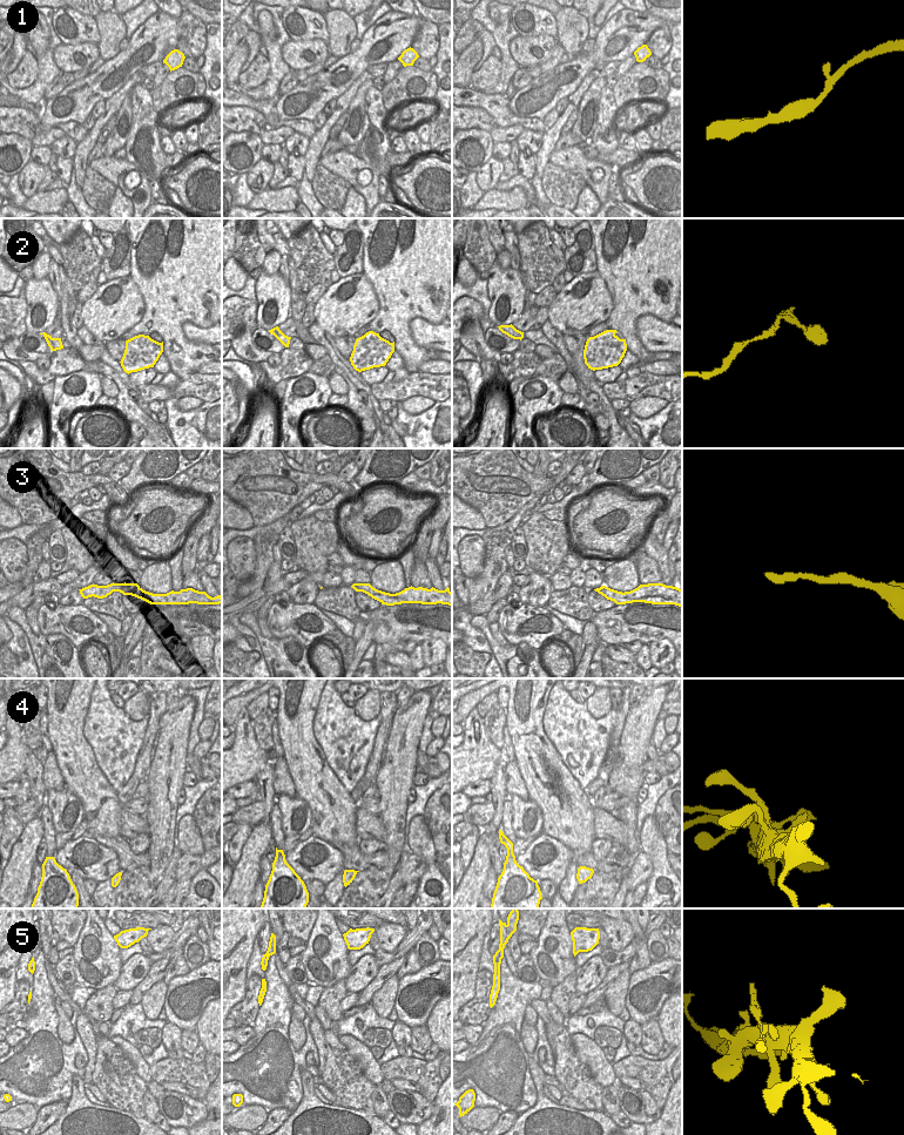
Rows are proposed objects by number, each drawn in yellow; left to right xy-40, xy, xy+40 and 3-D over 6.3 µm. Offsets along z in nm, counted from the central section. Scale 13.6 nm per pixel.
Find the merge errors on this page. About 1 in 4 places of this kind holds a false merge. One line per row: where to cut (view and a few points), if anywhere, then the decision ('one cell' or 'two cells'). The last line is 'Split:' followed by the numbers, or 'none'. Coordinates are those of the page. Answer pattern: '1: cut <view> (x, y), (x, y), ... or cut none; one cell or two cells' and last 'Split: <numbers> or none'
1: cut none; one cell
2: cut none; one cell
3: cut none; one cell
4: cut none; one cell
5: cut xy+40 (506, 925), (508, 938); two cells
Split: 5

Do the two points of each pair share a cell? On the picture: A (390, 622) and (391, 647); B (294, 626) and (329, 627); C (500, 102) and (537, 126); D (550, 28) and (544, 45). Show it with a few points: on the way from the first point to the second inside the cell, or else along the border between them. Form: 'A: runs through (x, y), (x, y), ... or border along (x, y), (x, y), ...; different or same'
A: border along (405, 640), (393, 640), (376, 644); different
B: runs through (302, 628), (321, 627); same
C: runs through (505, 113), (512, 120), (526, 122); same
D: border along (519, 35), (550, 34), (555, 39); different

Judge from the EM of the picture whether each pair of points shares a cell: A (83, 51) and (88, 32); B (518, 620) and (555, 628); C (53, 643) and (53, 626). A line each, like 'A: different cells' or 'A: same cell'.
A: different cells
B: same cell
C: different cells

